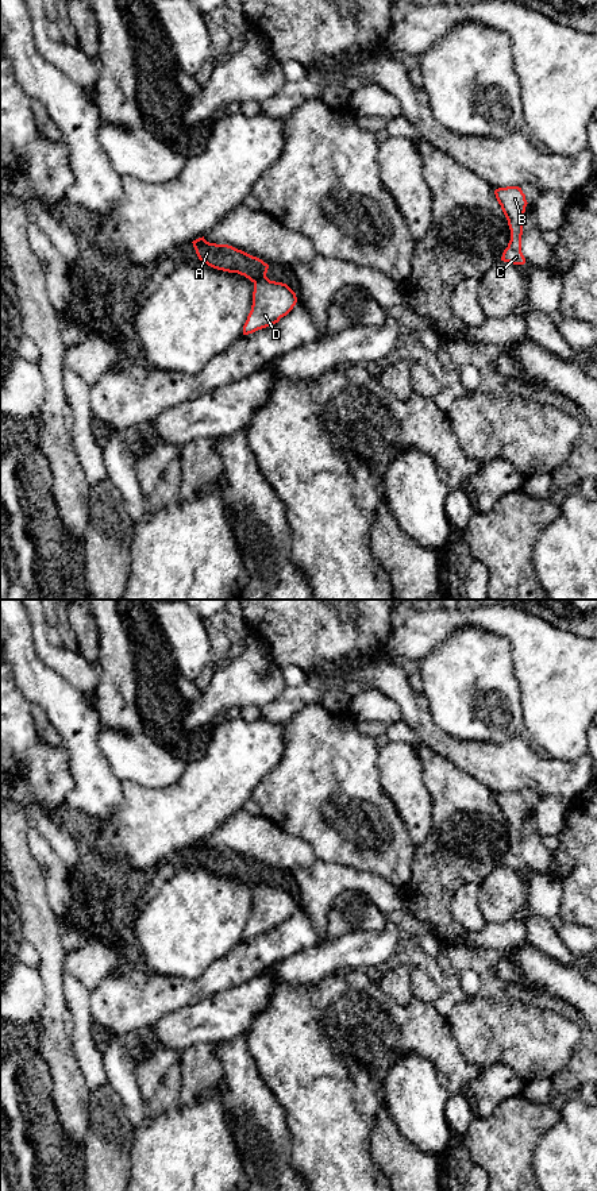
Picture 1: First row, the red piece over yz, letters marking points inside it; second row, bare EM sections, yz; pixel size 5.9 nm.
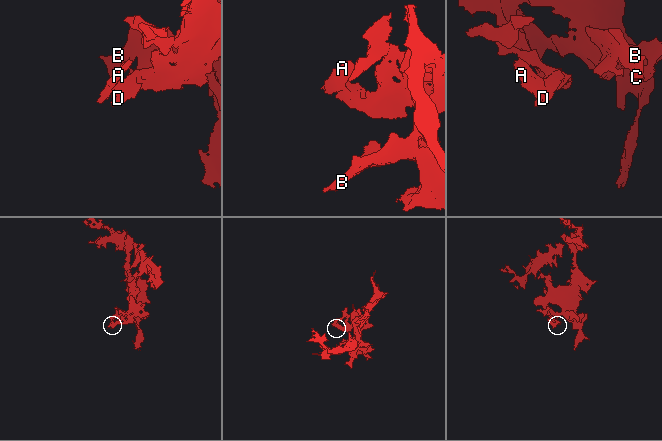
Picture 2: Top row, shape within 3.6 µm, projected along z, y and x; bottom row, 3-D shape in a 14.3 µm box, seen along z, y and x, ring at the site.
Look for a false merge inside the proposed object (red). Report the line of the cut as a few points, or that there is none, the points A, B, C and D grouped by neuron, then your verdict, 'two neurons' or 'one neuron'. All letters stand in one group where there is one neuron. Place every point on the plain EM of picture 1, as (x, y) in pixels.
yz (265, 879), (254, 887) | A / B C D | two neurons

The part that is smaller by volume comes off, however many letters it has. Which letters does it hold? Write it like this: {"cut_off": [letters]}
{"cut_off": ["A"]}

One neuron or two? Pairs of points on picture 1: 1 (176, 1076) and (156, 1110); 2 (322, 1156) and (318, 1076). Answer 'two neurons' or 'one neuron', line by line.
1: one neuron
2: one neuron

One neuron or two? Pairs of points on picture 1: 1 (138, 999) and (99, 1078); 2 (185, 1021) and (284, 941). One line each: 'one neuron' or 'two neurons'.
1: two neurons
2: two neurons

